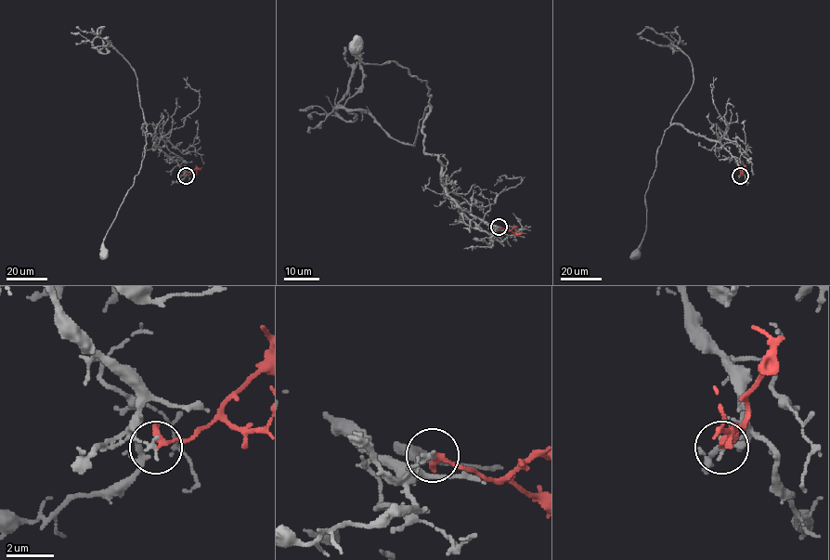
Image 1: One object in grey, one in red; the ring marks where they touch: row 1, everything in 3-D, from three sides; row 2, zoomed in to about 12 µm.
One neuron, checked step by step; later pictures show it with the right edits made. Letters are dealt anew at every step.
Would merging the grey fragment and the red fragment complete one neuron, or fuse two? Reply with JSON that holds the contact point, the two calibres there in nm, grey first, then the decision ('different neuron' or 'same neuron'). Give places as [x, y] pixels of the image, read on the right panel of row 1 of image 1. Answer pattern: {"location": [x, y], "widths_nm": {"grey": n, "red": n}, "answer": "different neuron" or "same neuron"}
{"location": [740, 175], "widths_nm": {"grey": 190, "red": 280}, "answer": "different neuron"}

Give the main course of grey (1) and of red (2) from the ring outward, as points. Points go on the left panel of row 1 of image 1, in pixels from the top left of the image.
1: (186, 175), (149, 134), (143, 134), (142, 125), (146, 123), (147, 130), (141, 169), (103, 241), (105, 253)
2: (186, 175), (201, 167)

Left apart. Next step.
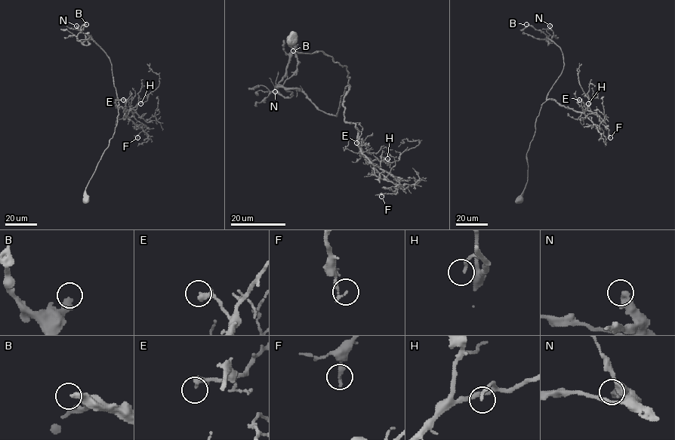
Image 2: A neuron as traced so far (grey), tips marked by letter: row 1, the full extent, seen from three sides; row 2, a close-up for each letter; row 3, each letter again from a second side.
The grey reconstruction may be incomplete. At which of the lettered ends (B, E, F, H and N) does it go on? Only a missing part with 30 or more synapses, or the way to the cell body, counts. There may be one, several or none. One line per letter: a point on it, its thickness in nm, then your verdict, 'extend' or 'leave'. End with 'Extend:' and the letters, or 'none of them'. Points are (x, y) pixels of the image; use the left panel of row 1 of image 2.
B: place (86, 24); calibre 340 nm; extend
E: place (123, 100); calibre 320 nm; leave
F: place (137, 137); calibre 140 nm; leave
H: place (140, 103); calibre 170 nm; leave
N: place (76, 26); calibre 300 nm; leave
Extend: B

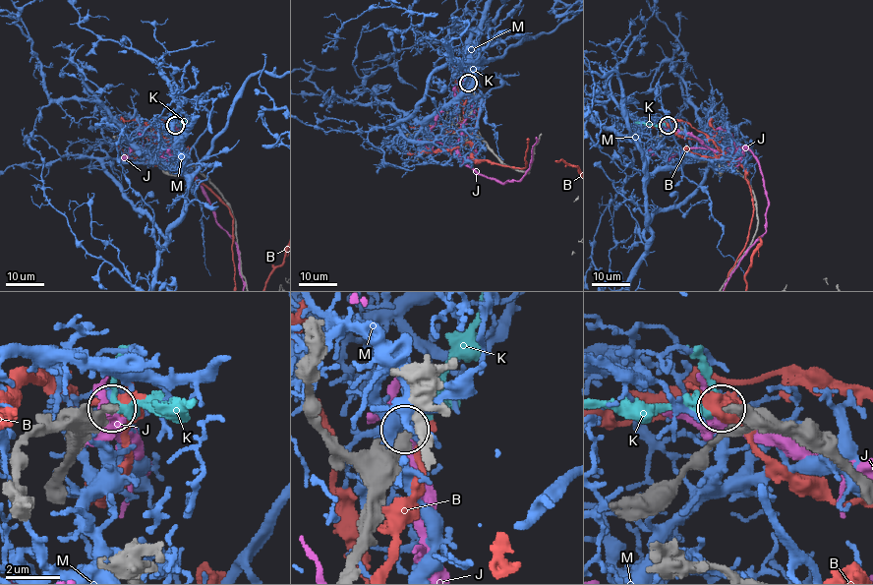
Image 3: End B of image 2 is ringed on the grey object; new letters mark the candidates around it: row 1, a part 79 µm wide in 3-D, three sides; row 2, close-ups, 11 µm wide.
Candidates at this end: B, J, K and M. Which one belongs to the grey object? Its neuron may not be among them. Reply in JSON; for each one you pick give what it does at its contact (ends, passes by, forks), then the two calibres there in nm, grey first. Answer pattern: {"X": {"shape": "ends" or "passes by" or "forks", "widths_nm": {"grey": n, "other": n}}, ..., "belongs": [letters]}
{"K": {"shape": "passes by", "widths_nm": {"grey": 360, "other": 280}}, "belongs": ["K"]}

